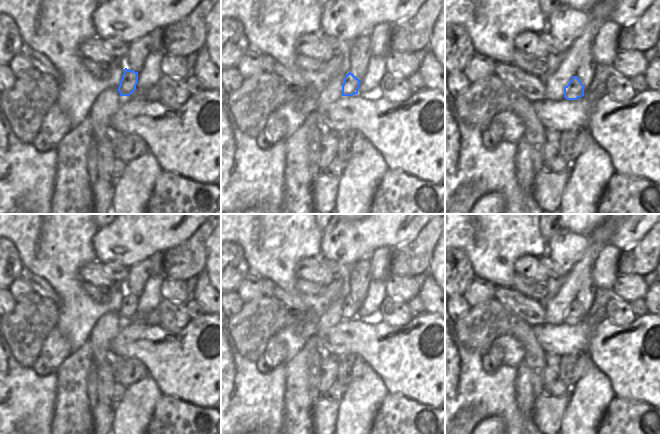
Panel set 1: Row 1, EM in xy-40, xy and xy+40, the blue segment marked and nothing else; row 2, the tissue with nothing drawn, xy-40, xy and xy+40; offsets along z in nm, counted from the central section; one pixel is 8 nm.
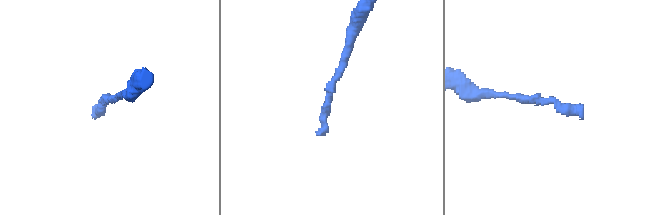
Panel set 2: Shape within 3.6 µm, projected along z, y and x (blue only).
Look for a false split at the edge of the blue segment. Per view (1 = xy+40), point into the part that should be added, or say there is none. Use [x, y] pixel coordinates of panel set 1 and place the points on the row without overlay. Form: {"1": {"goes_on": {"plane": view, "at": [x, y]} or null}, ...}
{"1": {"goes_on": null}}

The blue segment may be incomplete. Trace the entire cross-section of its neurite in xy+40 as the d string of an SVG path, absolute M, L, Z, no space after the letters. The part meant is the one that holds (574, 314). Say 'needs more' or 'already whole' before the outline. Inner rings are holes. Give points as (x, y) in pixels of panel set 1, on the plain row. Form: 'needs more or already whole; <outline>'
already whole; M573 300L567 310L564 311L564 322L577 324L584 320L584 309L577 300Z

